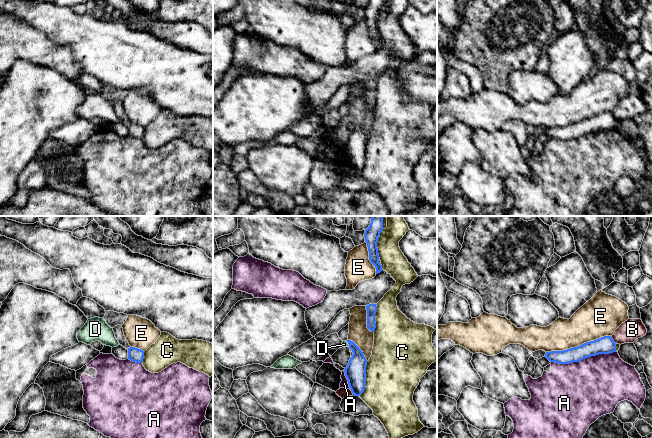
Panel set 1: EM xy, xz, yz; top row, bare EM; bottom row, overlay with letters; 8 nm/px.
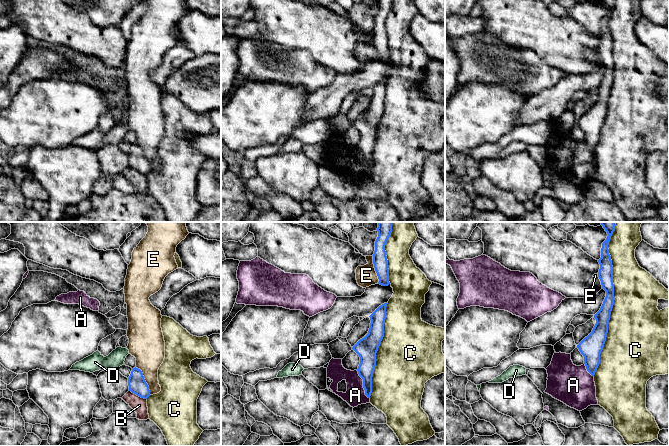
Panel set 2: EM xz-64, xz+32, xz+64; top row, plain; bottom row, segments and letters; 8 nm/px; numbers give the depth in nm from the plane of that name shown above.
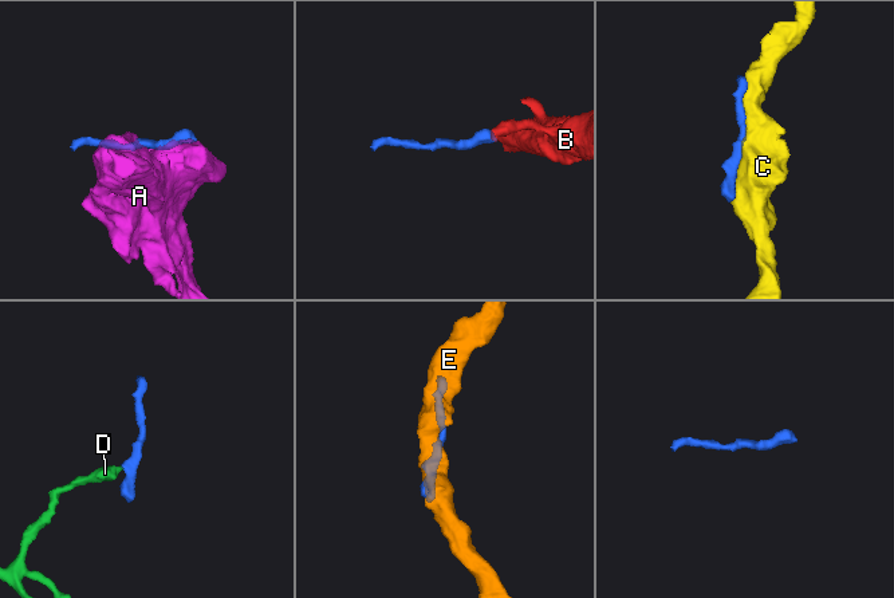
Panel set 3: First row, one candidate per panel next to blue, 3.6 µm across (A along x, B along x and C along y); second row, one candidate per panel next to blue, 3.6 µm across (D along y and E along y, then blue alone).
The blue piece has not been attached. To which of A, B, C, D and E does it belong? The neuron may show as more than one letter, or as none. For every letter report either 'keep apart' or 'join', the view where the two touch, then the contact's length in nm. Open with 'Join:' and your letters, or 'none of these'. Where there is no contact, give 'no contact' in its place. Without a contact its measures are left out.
Join: D
A: keep apart; meets blue in yz; contact 550 nm long
B: keep apart; meets blue in yz; contact 80 nm long
C: keep apart; meets blue in xz; contact 300 nm long
D: join; meets blue in xz; contact 50 nm long
E: keep apart; meets blue in yz; contact 550 nm long

